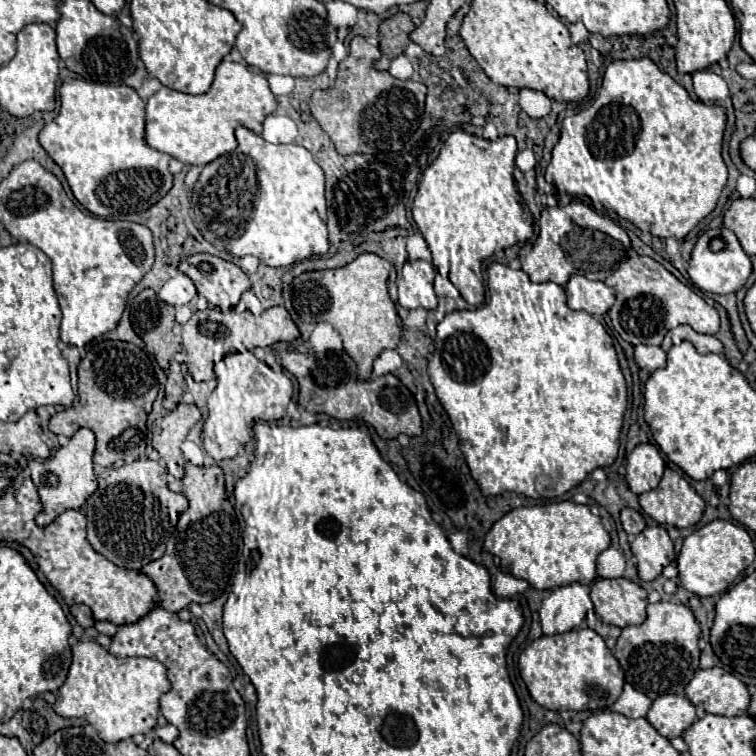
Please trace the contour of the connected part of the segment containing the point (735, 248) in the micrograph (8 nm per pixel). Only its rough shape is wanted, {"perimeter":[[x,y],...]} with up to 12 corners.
{"perimeter":[[731,230],[699,236],[687,272],[705,294],[731,294],[753,272]]}

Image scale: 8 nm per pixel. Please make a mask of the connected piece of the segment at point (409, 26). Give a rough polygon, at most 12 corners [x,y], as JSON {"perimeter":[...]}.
{"perimeter":[[409,14],[379,26],[379,48],[395,58],[405,52],[415,30]]}

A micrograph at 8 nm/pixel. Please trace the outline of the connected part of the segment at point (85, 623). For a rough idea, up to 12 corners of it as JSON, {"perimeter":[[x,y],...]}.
{"perimeter":[[83,604],[71,606],[73,616],[83,628],[95,624],[93,612]]}

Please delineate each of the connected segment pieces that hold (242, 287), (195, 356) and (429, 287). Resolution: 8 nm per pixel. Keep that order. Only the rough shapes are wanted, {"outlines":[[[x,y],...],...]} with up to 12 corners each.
{"outlines":[[[211,254],[181,260],[199,296],[235,308],[251,280],[239,266]],[[195,312],[183,326],[183,348],[195,382],[213,380],[213,338]],[[407,260],[399,280],[403,308],[437,308],[435,268]]]}

